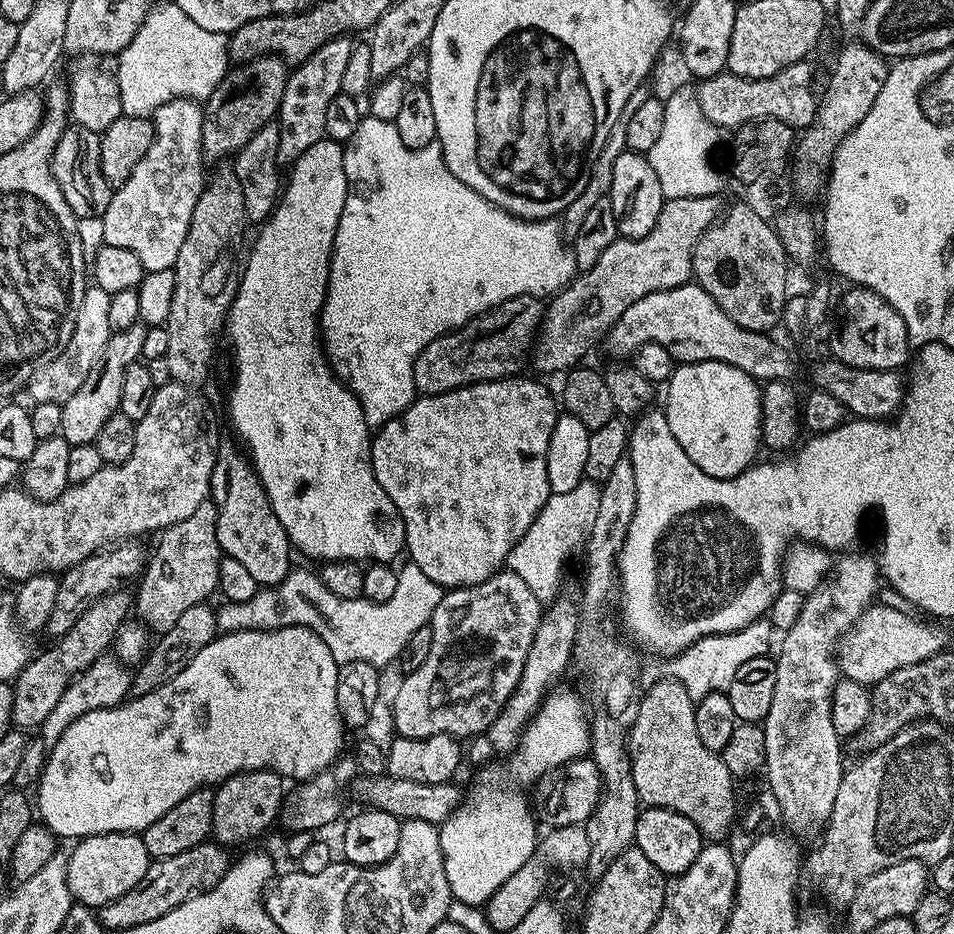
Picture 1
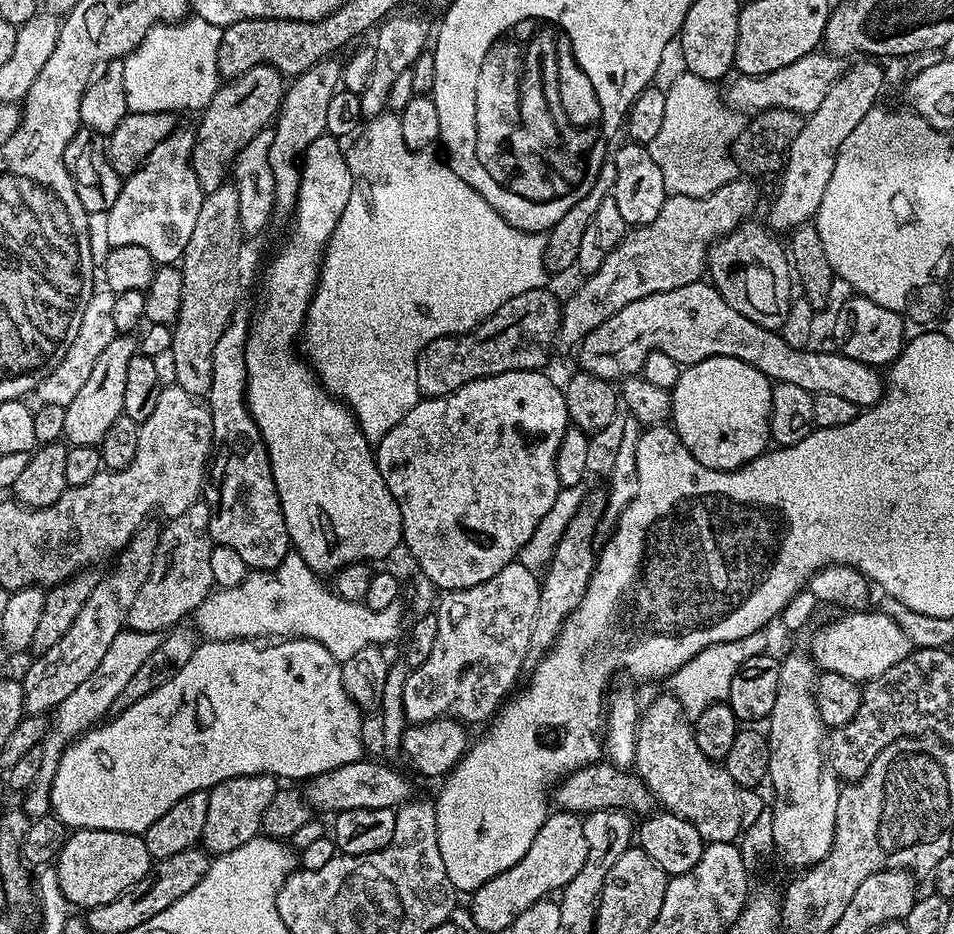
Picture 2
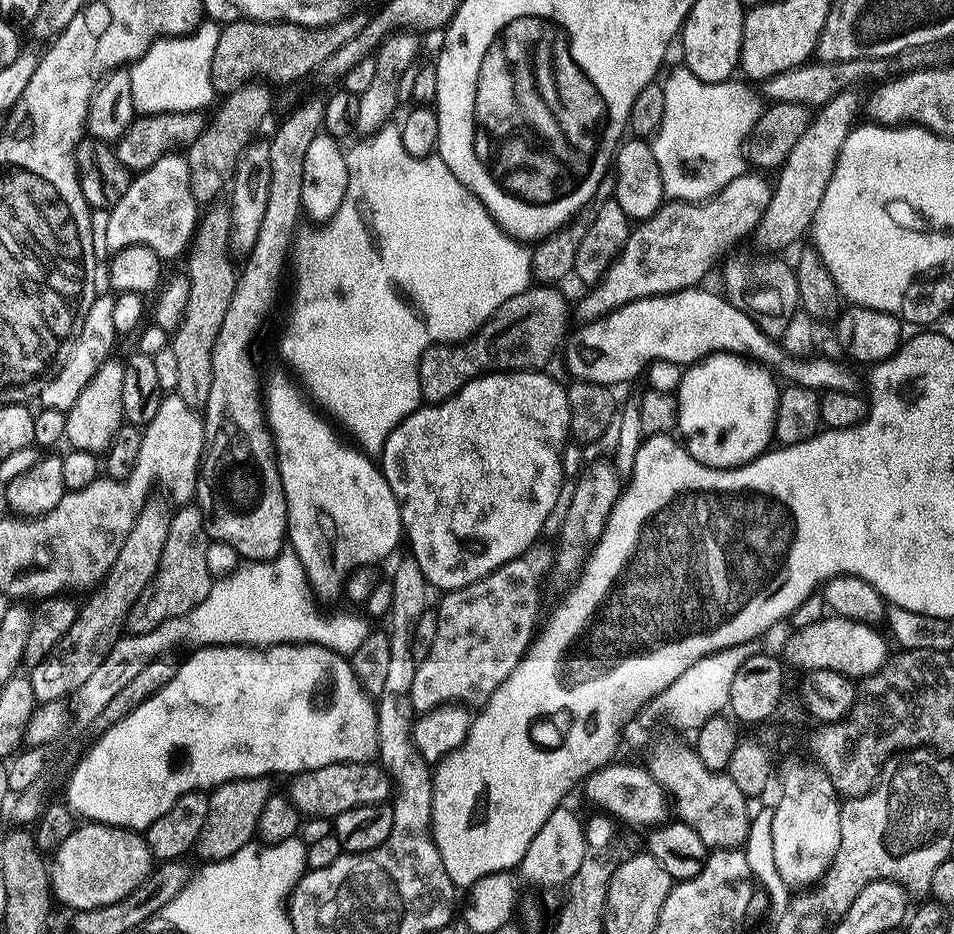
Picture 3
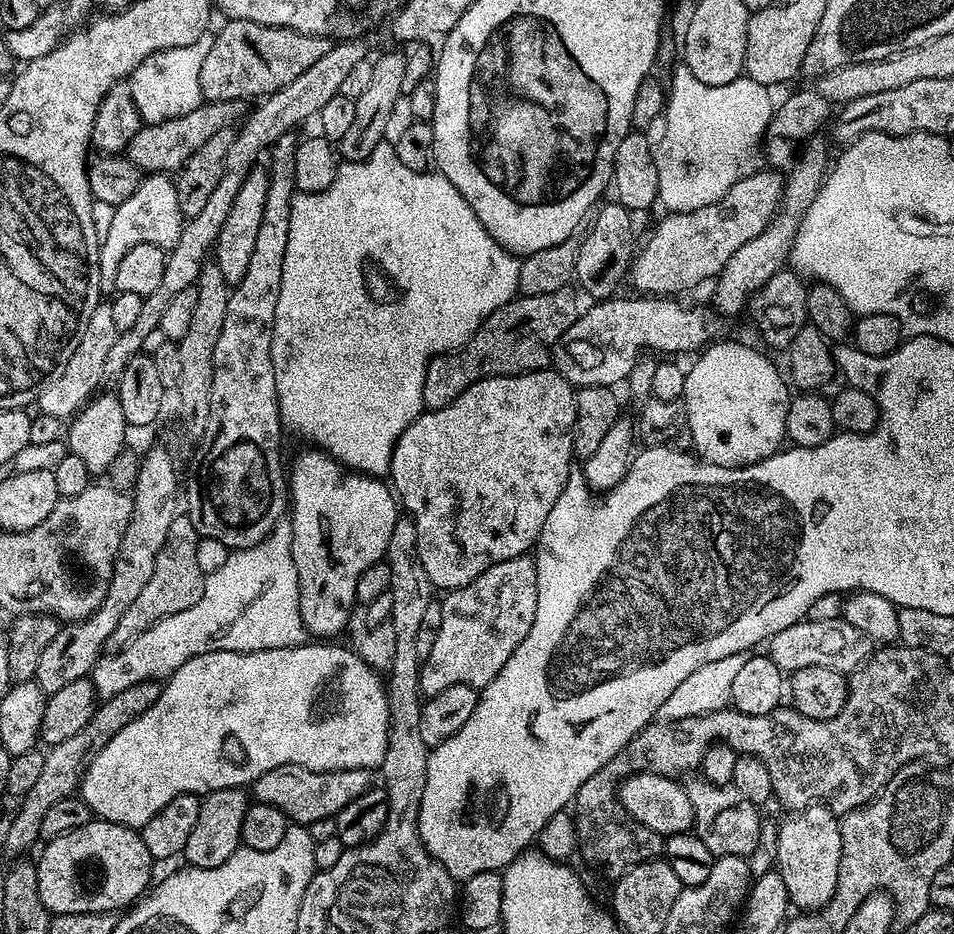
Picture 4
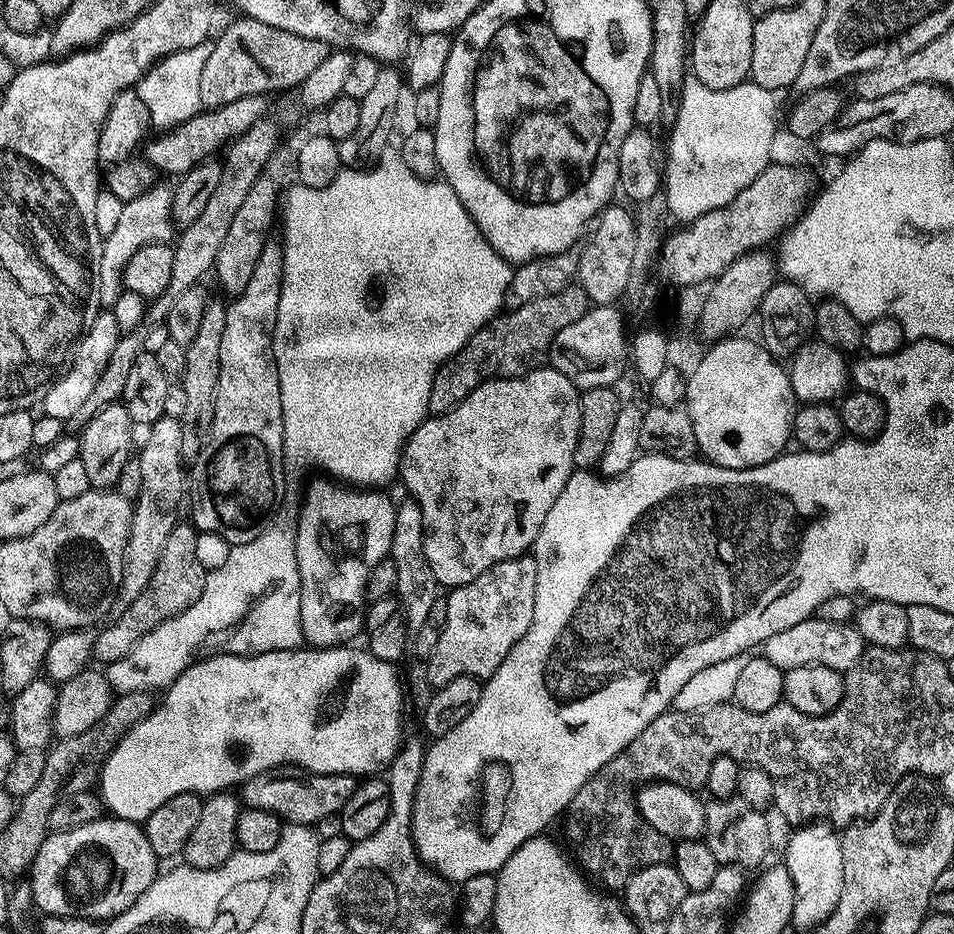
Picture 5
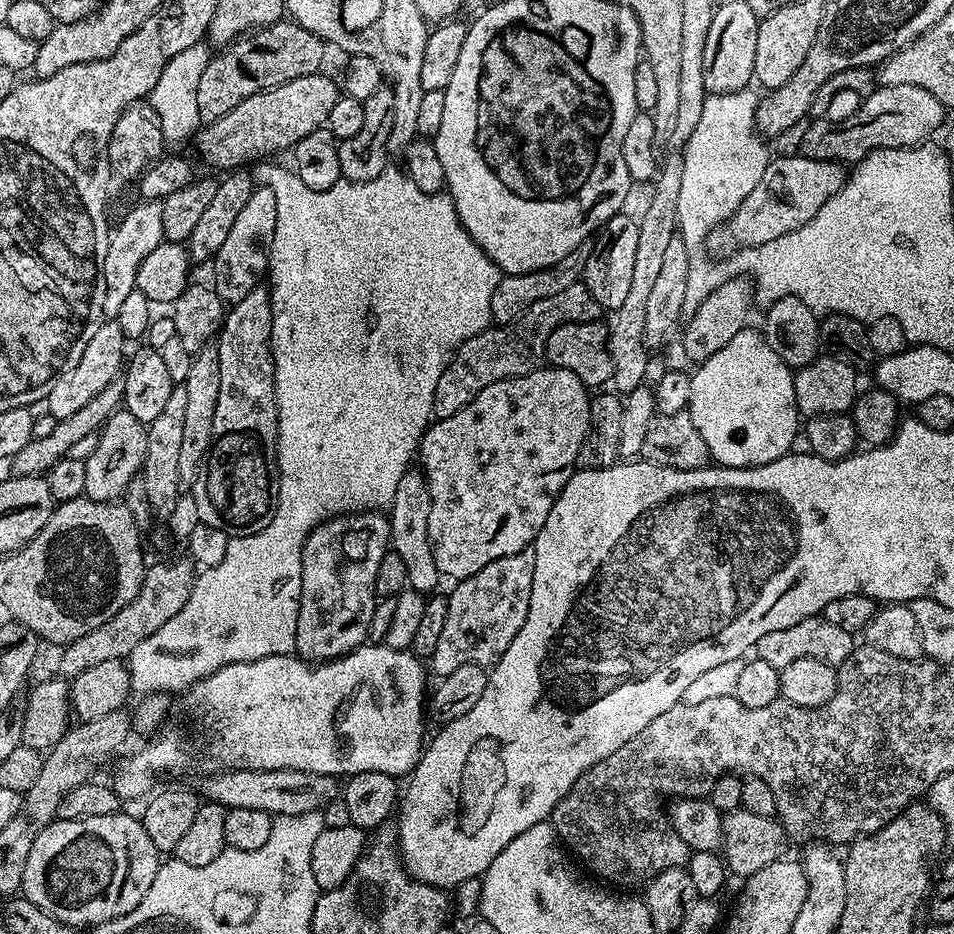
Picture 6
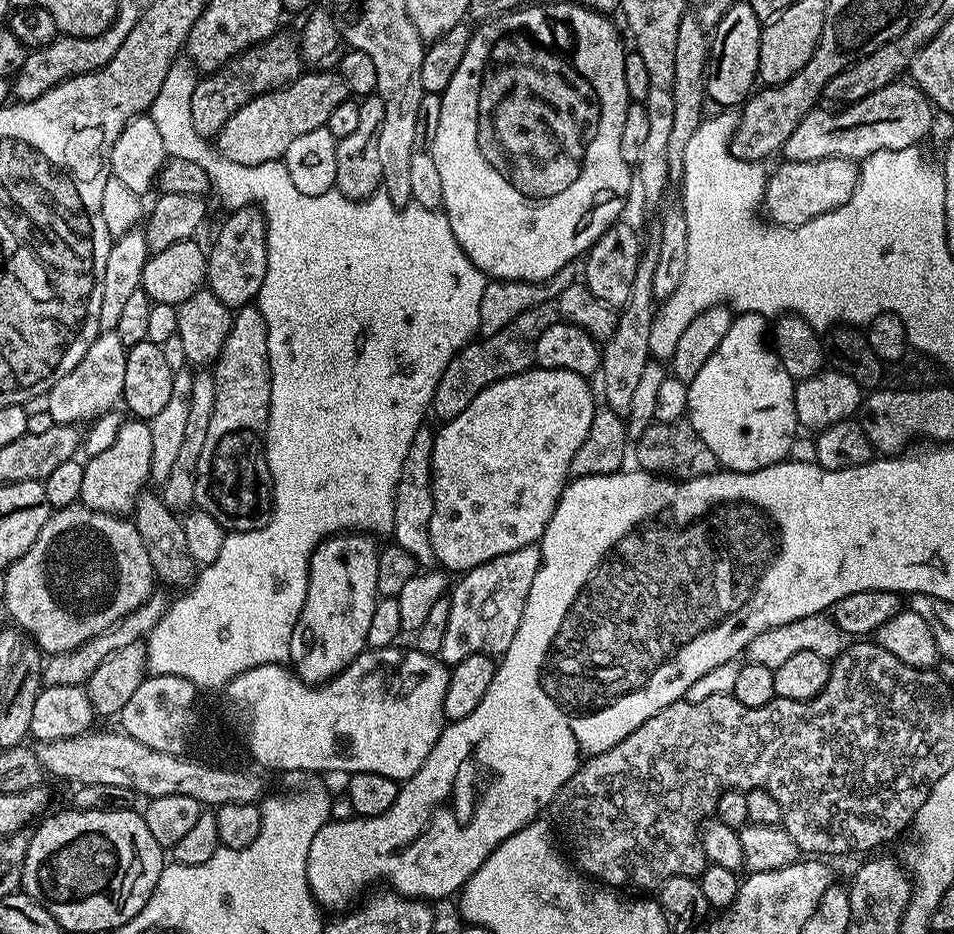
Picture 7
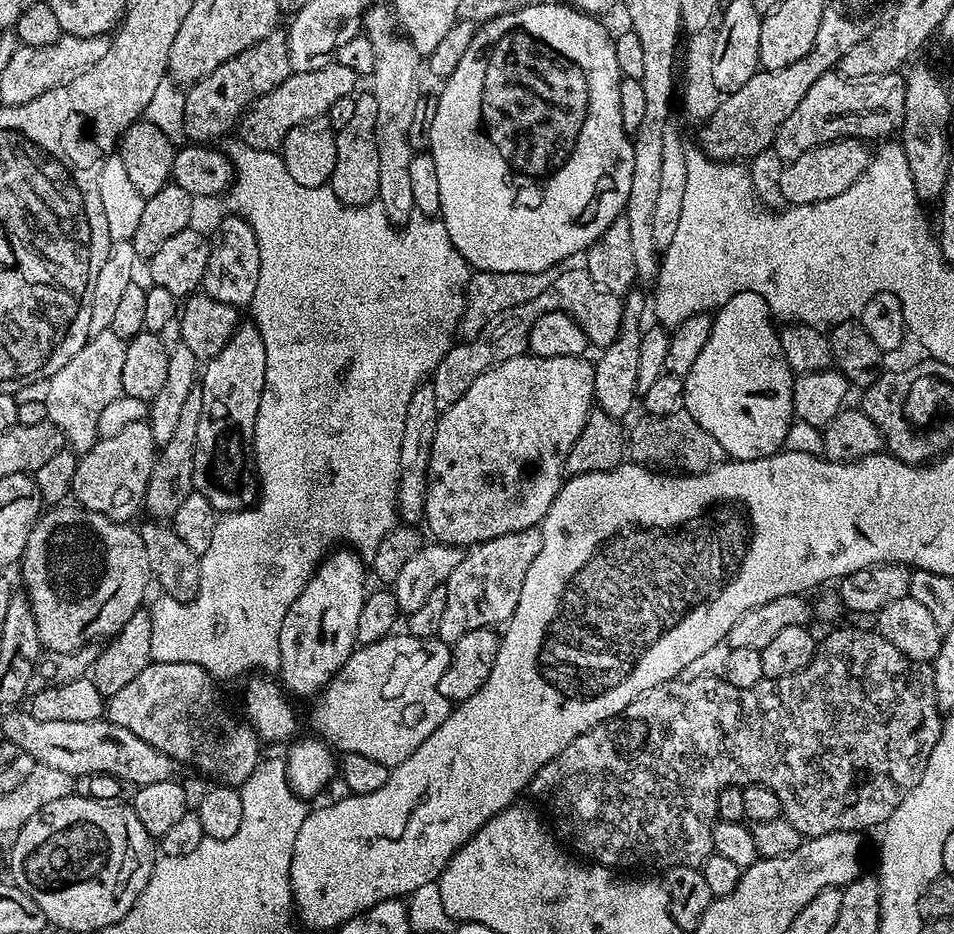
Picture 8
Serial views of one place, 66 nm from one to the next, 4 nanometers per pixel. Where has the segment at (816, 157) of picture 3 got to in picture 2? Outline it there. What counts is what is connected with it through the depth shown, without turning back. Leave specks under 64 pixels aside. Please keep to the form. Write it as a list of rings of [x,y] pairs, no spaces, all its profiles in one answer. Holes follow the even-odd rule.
[[[864,58],[861,61],[861,64],[856,64],[853,68],[852,65],[845,67],[844,73],[838,78],[838,82],[834,82],[834,86],[830,86],[826,98],[822,98],[818,110],[807,113],[801,132],[793,144],[789,146],[782,163],[784,177],[780,180],[780,189],[776,192],[776,201],[773,202],[772,209],[768,212],[768,220],[766,219],[767,227],[773,233],[791,233],[793,228],[800,224],[807,224],[815,217],[818,206],[822,202],[822,194],[826,194],[830,174],[834,174],[834,162],[842,142],[846,142],[846,138],[850,138],[854,126],[858,126],[858,122],[862,122],[862,118],[866,118],[869,110],[877,107],[879,100],[876,99],[879,98],[880,91],[884,88],[884,72],[876,65],[879,63],[873,62],[871,59]]]

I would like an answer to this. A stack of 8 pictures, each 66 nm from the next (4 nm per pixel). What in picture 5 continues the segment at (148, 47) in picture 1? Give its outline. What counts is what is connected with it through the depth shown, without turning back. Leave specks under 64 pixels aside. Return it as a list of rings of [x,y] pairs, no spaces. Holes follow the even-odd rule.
[[[205,42],[198,46],[190,46],[190,50],[175,52],[169,56],[163,56],[152,69],[141,78],[134,91],[138,98],[150,110],[152,128],[167,130],[176,128],[182,122],[194,118],[202,110],[198,96],[198,85],[201,81],[202,66],[206,58],[210,56],[213,45]]]

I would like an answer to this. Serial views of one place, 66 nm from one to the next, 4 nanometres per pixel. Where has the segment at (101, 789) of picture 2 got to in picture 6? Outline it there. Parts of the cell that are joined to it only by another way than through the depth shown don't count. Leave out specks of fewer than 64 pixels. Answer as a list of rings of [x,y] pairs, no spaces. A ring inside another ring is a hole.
[[[365,642],[360,645],[359,648],[353,650],[353,652],[348,652],[344,656],[338,657],[337,660],[326,660],[323,662],[309,662],[306,660],[301,660],[299,656],[293,654],[291,656],[271,656],[270,658],[258,658],[254,662],[238,662],[237,664],[231,664],[230,666],[224,666],[219,668],[218,670],[214,670],[214,674],[210,674],[206,677],[205,680],[199,680],[197,684],[193,684],[191,688],[187,689],[183,693],[184,696],[184,716],[188,719],[188,724],[192,727],[192,732],[196,736],[204,736],[204,748],[196,749],[188,749],[188,736],[184,732],[180,732],[176,736],[176,732],[171,726],[165,727],[163,730],[157,731],[155,735],[151,737],[152,740],[149,744],[144,744],[140,749],[137,750],[136,753],[133,754],[129,760],[124,760],[120,764],[120,769],[116,772],[116,777],[110,780],[111,786],[117,794],[120,795],[121,801],[128,802],[128,800],[136,800],[139,796],[147,797],[149,793],[153,791],[152,783],[155,782],[156,776],[164,776],[167,772],[188,772],[191,768],[196,768],[200,764],[200,768],[204,771],[204,774],[211,774],[213,772],[228,772],[228,771],[238,771],[245,768],[246,770],[284,770],[284,771],[304,771],[304,772],[313,772],[318,775],[330,775],[335,776],[337,778],[349,778],[354,776],[362,771],[381,771],[382,774],[388,774],[395,778],[404,778],[411,773],[412,769],[415,768],[416,764],[420,760],[420,754],[422,749],[426,744],[426,736],[424,740],[424,720],[426,721],[426,692],[424,696],[424,668],[420,664],[421,661],[417,659],[415,655],[411,651],[405,650],[403,652],[399,652],[398,650],[394,650],[393,648],[387,648],[387,646],[382,642]]]

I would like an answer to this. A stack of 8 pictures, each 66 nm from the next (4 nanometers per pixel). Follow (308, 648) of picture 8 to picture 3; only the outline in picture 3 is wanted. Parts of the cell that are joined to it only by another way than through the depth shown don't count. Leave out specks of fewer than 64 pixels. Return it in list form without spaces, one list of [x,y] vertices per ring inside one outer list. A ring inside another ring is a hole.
[[[284,376],[274,377],[269,384],[267,381],[266,415],[268,429],[272,431],[272,440],[276,443],[276,461],[286,498],[287,539],[290,548],[292,546],[291,551],[302,562],[311,595],[320,602],[341,599],[344,583],[355,568],[367,564],[379,565],[380,560],[386,559],[402,544],[400,504],[394,498],[394,490],[390,490],[377,461],[347,439],[340,440],[341,433],[327,419],[322,420],[304,402],[305,397],[302,394],[300,397],[292,386],[293,381]]]

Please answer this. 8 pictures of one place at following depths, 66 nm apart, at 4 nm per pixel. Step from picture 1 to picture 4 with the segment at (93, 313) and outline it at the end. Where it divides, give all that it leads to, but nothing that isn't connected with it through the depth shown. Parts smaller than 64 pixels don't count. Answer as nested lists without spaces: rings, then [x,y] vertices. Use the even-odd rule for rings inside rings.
[[[102,302],[96,307],[94,314],[90,314],[90,322],[86,322],[86,334],[82,334],[82,342],[78,342],[78,350],[74,350],[70,363],[66,365],[66,370],[62,370],[62,378],[54,378],[54,382],[50,382],[46,390],[42,390],[39,402],[43,412],[61,418],[75,417],[76,413],[92,399],[99,389],[96,387],[99,386],[104,376],[106,357],[109,350],[114,347],[117,335],[112,305]]]

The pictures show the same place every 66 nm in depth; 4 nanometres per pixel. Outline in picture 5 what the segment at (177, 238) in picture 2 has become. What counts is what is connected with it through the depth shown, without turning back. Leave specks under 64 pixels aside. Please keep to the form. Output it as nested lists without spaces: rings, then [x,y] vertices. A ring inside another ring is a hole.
[[[157,186],[138,198],[127,201],[124,208],[116,216],[112,229],[107,229],[103,237],[102,258],[98,262],[98,290],[100,291],[100,307],[110,310],[114,302],[118,302],[121,292],[125,291],[124,271],[130,258],[142,250],[147,244],[162,244],[171,241],[174,236],[172,223],[172,188]]]

